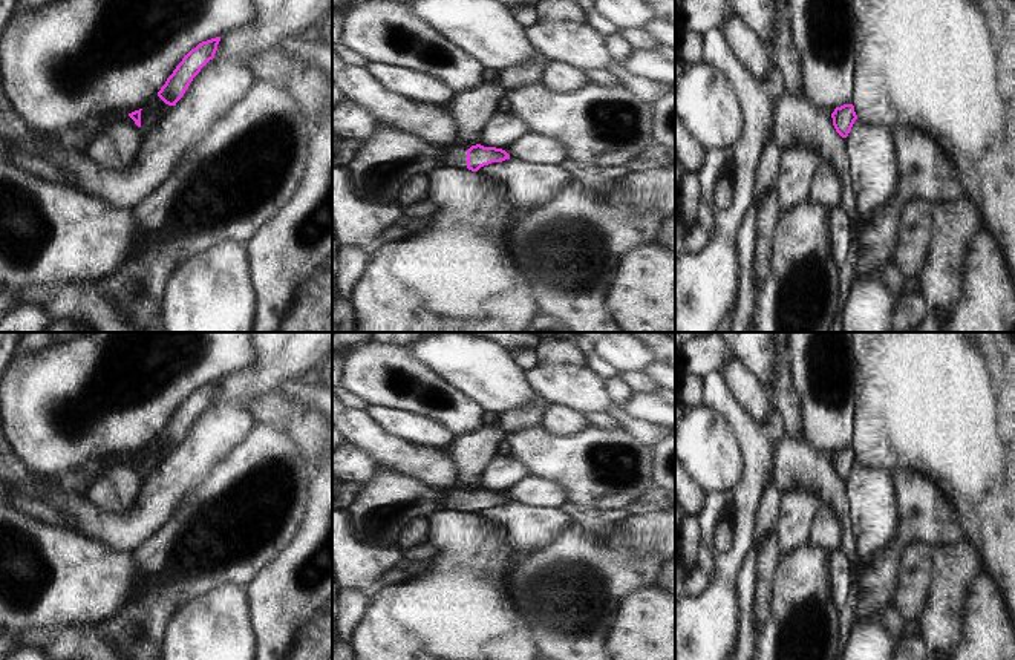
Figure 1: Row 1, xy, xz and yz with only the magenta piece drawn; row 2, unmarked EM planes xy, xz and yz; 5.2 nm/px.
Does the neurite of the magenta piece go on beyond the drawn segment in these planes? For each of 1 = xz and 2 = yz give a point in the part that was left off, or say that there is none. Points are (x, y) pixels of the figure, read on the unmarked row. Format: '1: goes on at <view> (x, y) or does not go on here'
1: goes on at xz (455, 498)
2: does not go on here

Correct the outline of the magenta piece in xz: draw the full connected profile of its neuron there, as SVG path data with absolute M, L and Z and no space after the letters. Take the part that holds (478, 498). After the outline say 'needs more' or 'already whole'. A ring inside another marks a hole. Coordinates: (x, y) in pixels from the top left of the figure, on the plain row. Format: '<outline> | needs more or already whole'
M453 487L442 492L442 507L456 511L468 511L472 515L478 515L484 508L491 505L502 505L505 502L510 502L510 498L505 493L496 490L484 490L481 487Z | needs more

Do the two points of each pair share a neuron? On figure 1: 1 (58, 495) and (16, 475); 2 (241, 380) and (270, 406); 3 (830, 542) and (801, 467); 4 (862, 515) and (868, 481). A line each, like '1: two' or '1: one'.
1: two
2: two
3: two
4: one

